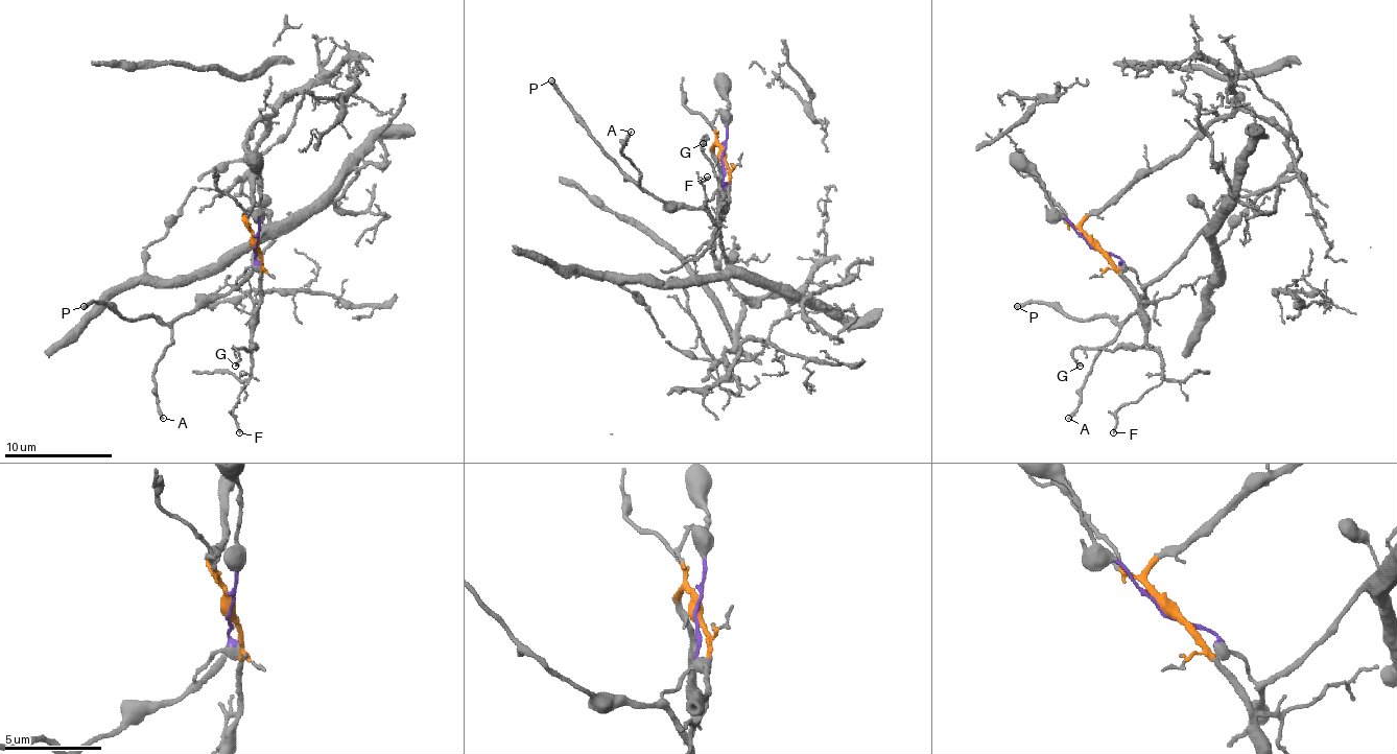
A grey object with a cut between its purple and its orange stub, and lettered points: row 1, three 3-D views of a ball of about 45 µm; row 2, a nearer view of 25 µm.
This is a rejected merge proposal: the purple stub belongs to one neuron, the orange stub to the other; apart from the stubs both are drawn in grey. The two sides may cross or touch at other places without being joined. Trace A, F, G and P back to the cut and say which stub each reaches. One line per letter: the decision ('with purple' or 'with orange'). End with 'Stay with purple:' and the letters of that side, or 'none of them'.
A: with purple
F: with orange
G: with orange
P: with purple
Stay with purple: A, P

